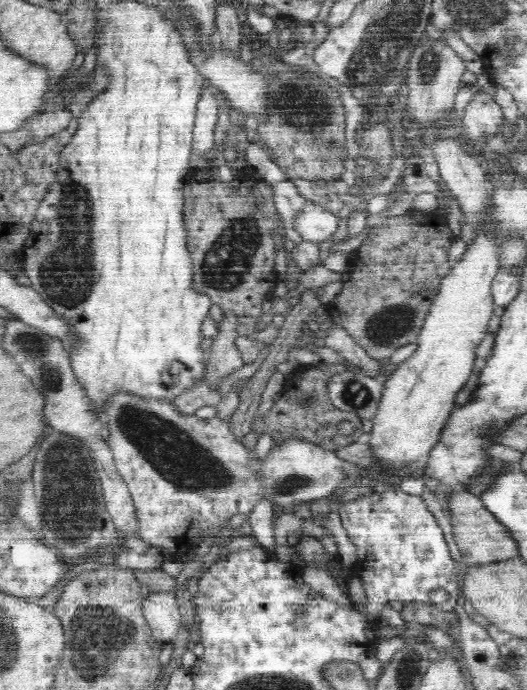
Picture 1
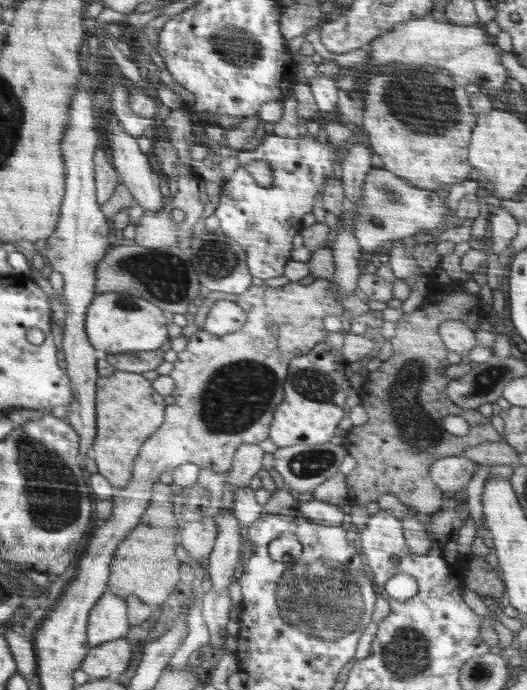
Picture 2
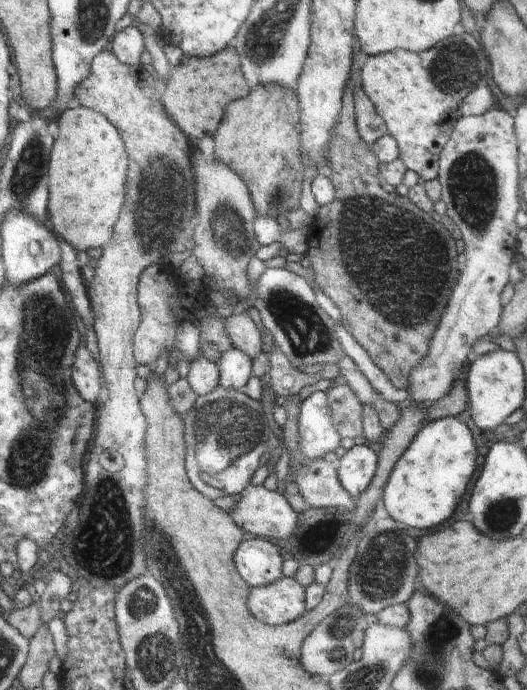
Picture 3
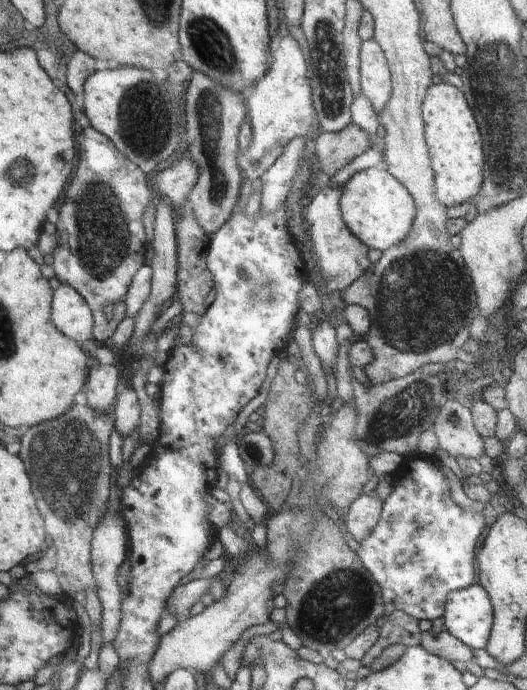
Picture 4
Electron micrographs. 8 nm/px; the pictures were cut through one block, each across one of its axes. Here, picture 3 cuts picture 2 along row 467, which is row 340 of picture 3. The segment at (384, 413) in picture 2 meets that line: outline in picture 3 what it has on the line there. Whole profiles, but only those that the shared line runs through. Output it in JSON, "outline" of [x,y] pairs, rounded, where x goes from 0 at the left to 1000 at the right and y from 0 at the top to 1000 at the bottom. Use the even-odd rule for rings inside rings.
{"outline":[[[668,113],[653,135],[653,165],[645,165],[630,186],[634,203],[619,232],[630,246],[624,259],[638,287],[626,296],[607,297],[603,314],[586,325],[577,371],[596,391],[594,403],[607,420],[641,443],[645,467],[660,484],[691,504],[748,562],[770,562],[787,530],[818,510],[820,488],[873,406],[873,357],[865,357],[865,345],[843,322],[829,322],[772,284],[734,278],[721,270],[719,228],[681,193],[674,130],[676,119]]]}

